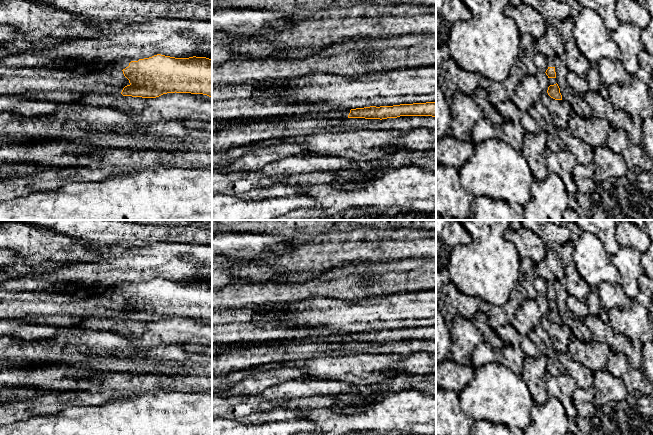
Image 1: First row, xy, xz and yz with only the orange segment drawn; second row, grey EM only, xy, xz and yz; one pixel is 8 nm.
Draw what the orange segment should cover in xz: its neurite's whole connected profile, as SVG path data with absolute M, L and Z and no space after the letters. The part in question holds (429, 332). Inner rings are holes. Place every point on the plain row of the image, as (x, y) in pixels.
M250 322L212 326L214 345L268 345L272 342L287 343L387 343L400 340L432 340L436 342L436 326L370 330L347 333L339 327L281 328L271 325L249 327Z

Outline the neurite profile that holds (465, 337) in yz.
M462 316L453 317L450 329L451 348L450 358L462 366L472 366L472 354L475 348L484 342L482 333L473 320Z

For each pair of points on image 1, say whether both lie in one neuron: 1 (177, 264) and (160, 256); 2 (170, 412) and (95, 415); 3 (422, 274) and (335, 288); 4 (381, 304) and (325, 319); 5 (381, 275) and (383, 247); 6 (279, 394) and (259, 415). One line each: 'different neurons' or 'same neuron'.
1: same neuron
2: same neuron
3: same neuron
4: same neuron
5: different neurons
6: same neuron

